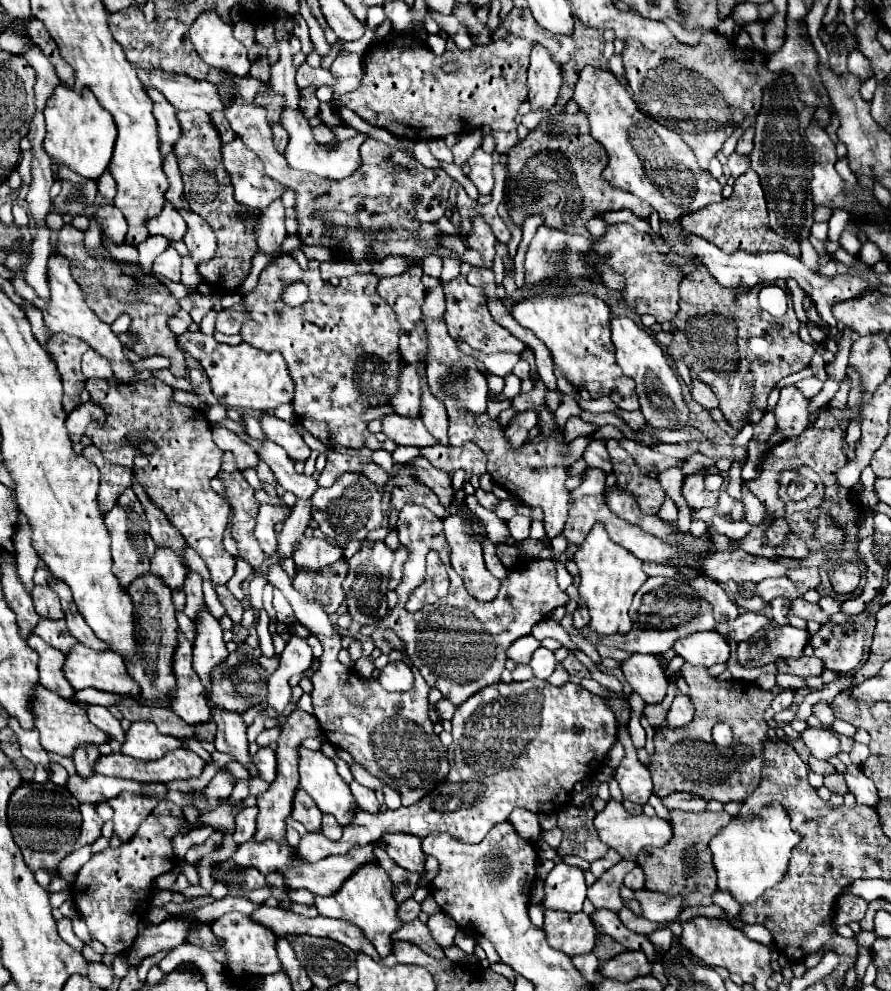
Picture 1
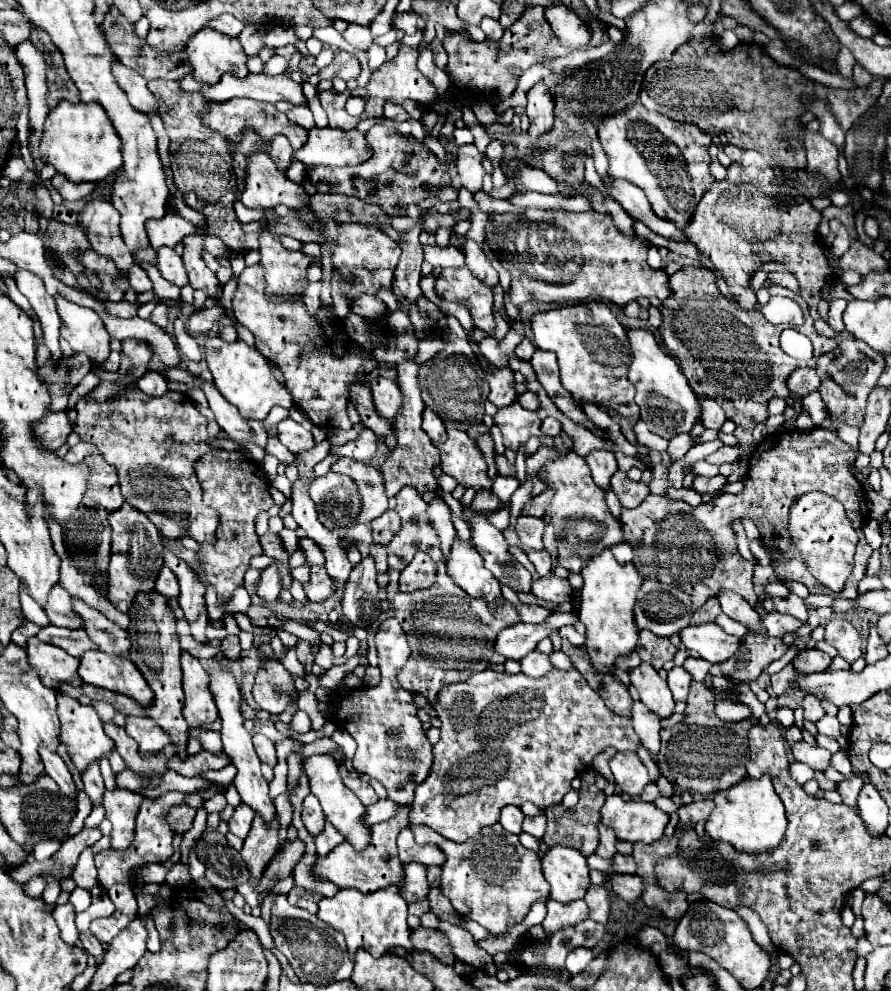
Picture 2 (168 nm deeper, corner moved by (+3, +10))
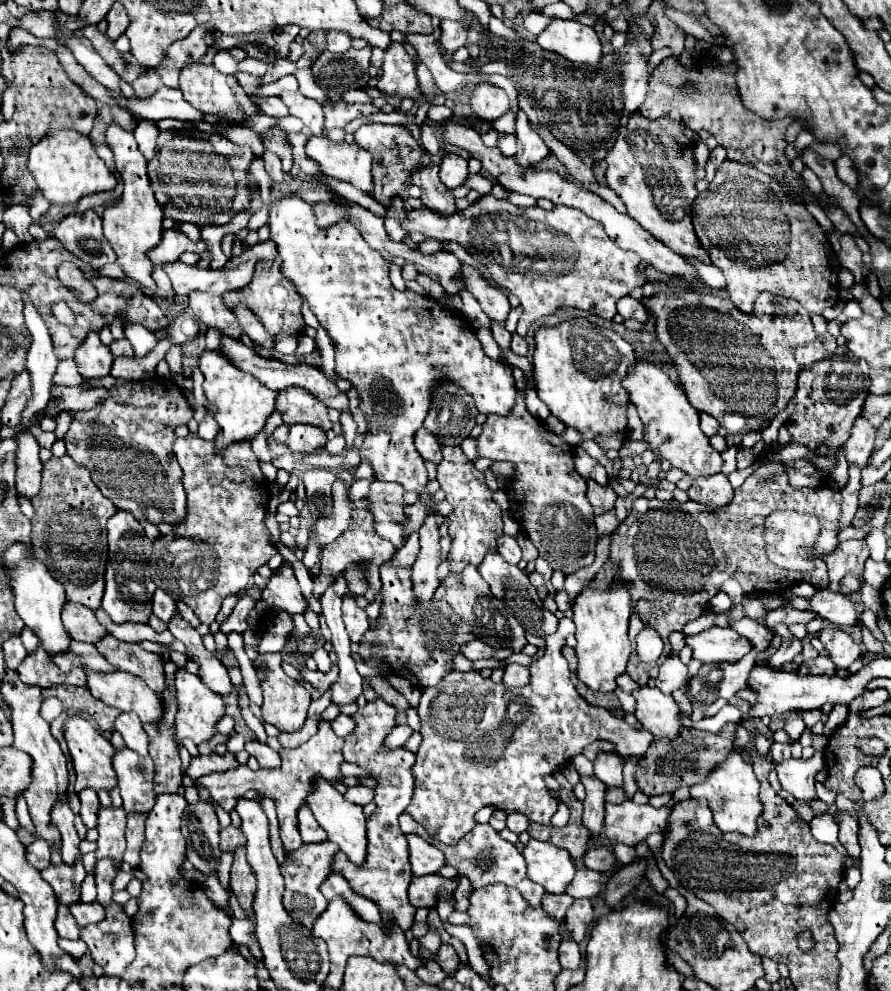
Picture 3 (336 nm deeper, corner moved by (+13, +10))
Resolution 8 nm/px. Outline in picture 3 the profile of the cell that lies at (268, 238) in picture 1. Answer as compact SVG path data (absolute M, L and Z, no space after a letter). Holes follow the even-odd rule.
M257 271L255 277L253 277L253 281L251 281L245 289L241 289L241 295L239 295L239 297L241 298L236 299L234 291L230 291L222 295L222 300L226 307L233 309L243 298L247 309L253 311L253 313L259 317L259 321L263 323L263 327L269 331L269 335L271 335L273 339L275 339L279 333L287 333L287 335L293 335L293 337L301 335L301 331L303 331L303 327L305 327L303 315L301 315L303 299L301 299L301 295L297 295L297 291L295 291L295 287L293 287L293 283L291 283L289 279L285 279L285 277L271 279L271 277L269 277L269 271L263 271L261 275L259 275L259 271Z

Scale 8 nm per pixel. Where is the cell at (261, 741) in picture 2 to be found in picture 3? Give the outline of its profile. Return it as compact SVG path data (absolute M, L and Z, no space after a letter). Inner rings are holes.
M247 741L245 751L247 751L249 755L253 755L253 757L259 761L259 767L261 767L261 769L277 769L277 767L281 765L279 753L273 751L271 747L267 747L265 743L259 743L259 741Z

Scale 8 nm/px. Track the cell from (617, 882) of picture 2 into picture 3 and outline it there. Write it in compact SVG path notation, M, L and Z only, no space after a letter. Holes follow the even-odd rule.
M577 867L575 871L575 879L571 881L571 889L567 889L567 893L573 899L579 897L597 897L605 887L605 877L599 871L591 871L587 867Z

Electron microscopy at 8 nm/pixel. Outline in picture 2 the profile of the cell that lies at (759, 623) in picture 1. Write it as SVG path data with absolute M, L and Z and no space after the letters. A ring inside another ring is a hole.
M765 613L761 615L761 625L767 629L769 637L783 637L787 633L797 631L803 625L803 621L783 613Z

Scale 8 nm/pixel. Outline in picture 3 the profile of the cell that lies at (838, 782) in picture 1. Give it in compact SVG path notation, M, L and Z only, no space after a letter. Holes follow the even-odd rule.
M841 815L841 821L839 821L839 841L847 849L847 853L859 863L861 847L859 847L859 841L857 841L857 831L859 831L857 821L851 819L849 815Z

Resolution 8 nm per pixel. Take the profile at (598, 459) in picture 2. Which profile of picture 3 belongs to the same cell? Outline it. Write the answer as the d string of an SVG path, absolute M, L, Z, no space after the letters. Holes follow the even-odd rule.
M587 481L587 499L595 507L595 515L601 515L603 511L615 509L617 493L611 487L601 487L595 481Z

